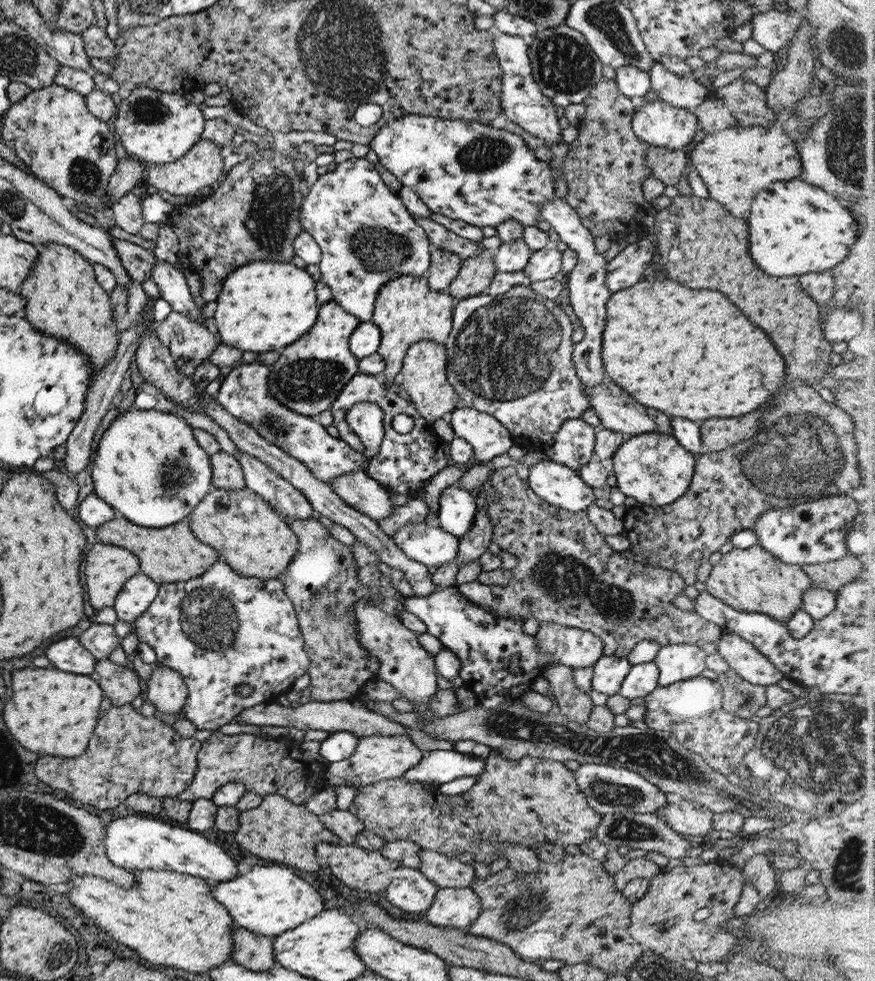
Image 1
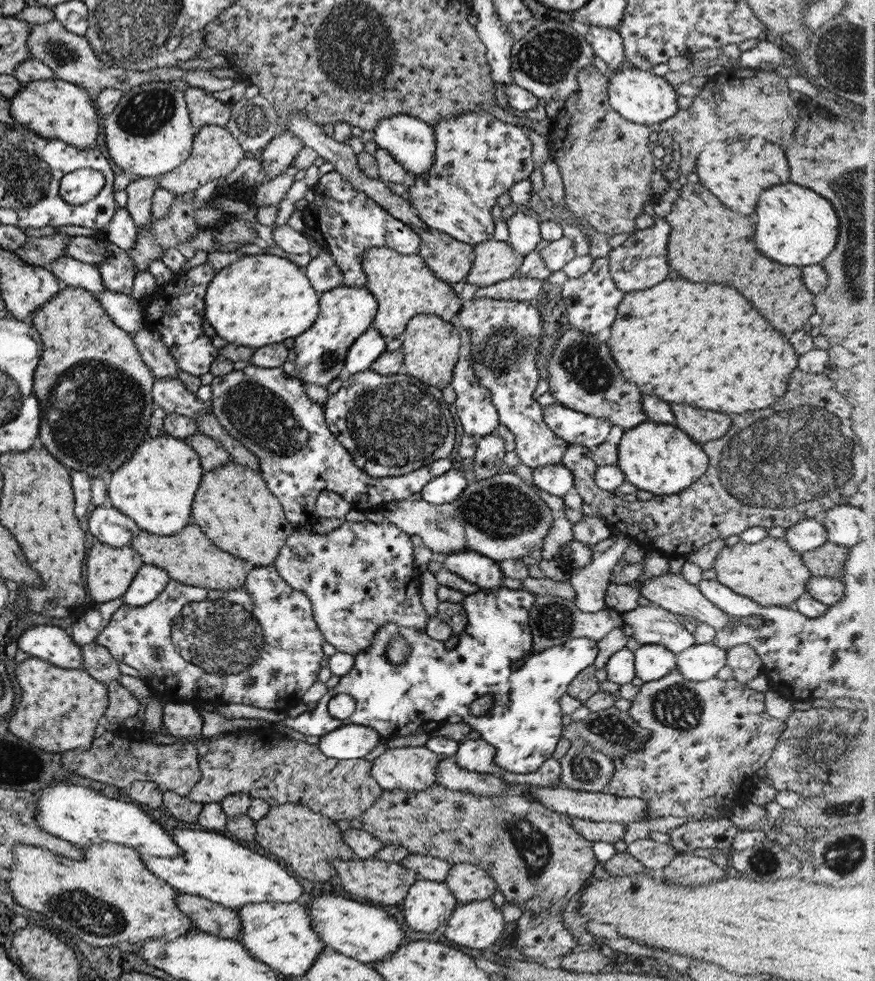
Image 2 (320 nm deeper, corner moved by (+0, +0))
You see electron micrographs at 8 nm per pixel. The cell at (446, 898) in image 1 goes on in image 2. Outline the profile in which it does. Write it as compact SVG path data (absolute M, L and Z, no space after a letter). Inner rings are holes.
M491 899L470 900L458 904L446 920L444 936L467 948L490 948L500 938L504 928L501 911L493 907Z

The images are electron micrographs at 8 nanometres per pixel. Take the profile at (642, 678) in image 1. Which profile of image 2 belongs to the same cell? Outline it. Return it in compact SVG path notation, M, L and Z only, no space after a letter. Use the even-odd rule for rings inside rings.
M658 644L633 647L634 675L643 682L659 680L676 666L676 655Z

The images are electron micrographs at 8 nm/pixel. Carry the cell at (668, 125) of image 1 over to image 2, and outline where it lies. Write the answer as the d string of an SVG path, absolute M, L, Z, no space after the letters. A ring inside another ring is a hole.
M619 69L608 76L606 87L611 108L635 124L649 126L660 123L673 116L678 109L675 103L678 96L673 87L663 77L655 75L651 69Z

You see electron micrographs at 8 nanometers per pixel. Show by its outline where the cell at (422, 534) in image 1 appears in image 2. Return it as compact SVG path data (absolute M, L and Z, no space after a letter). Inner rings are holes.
M458 550L439 556L441 567L478 586L481 591L499 588L504 578L500 566L494 560L472 550Z

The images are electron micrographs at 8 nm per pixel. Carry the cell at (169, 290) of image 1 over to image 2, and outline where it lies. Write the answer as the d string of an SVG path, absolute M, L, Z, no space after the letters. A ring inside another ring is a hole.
M116 207L113 217L98 232L104 239L128 253L135 246L138 230L125 207Z

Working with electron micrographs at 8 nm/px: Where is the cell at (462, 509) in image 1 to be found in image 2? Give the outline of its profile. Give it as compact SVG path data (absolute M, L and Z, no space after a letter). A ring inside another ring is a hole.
M449 469L421 489L421 499L429 504L449 504L457 500L467 481L458 469Z

